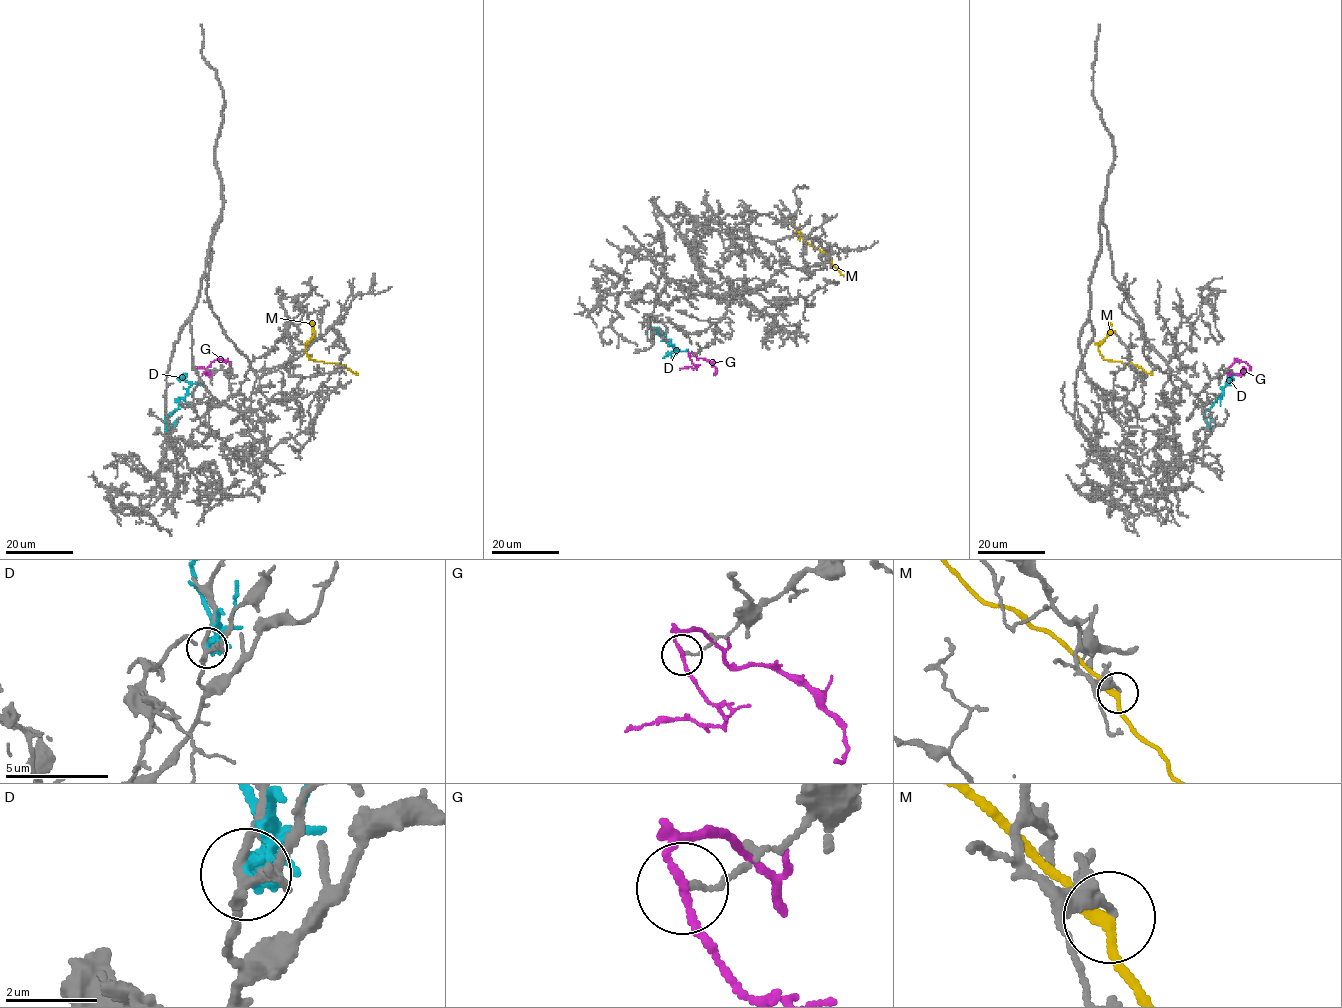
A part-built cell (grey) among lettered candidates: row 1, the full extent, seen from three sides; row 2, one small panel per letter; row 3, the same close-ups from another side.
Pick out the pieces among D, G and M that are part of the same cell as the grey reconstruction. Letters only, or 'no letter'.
no letter

